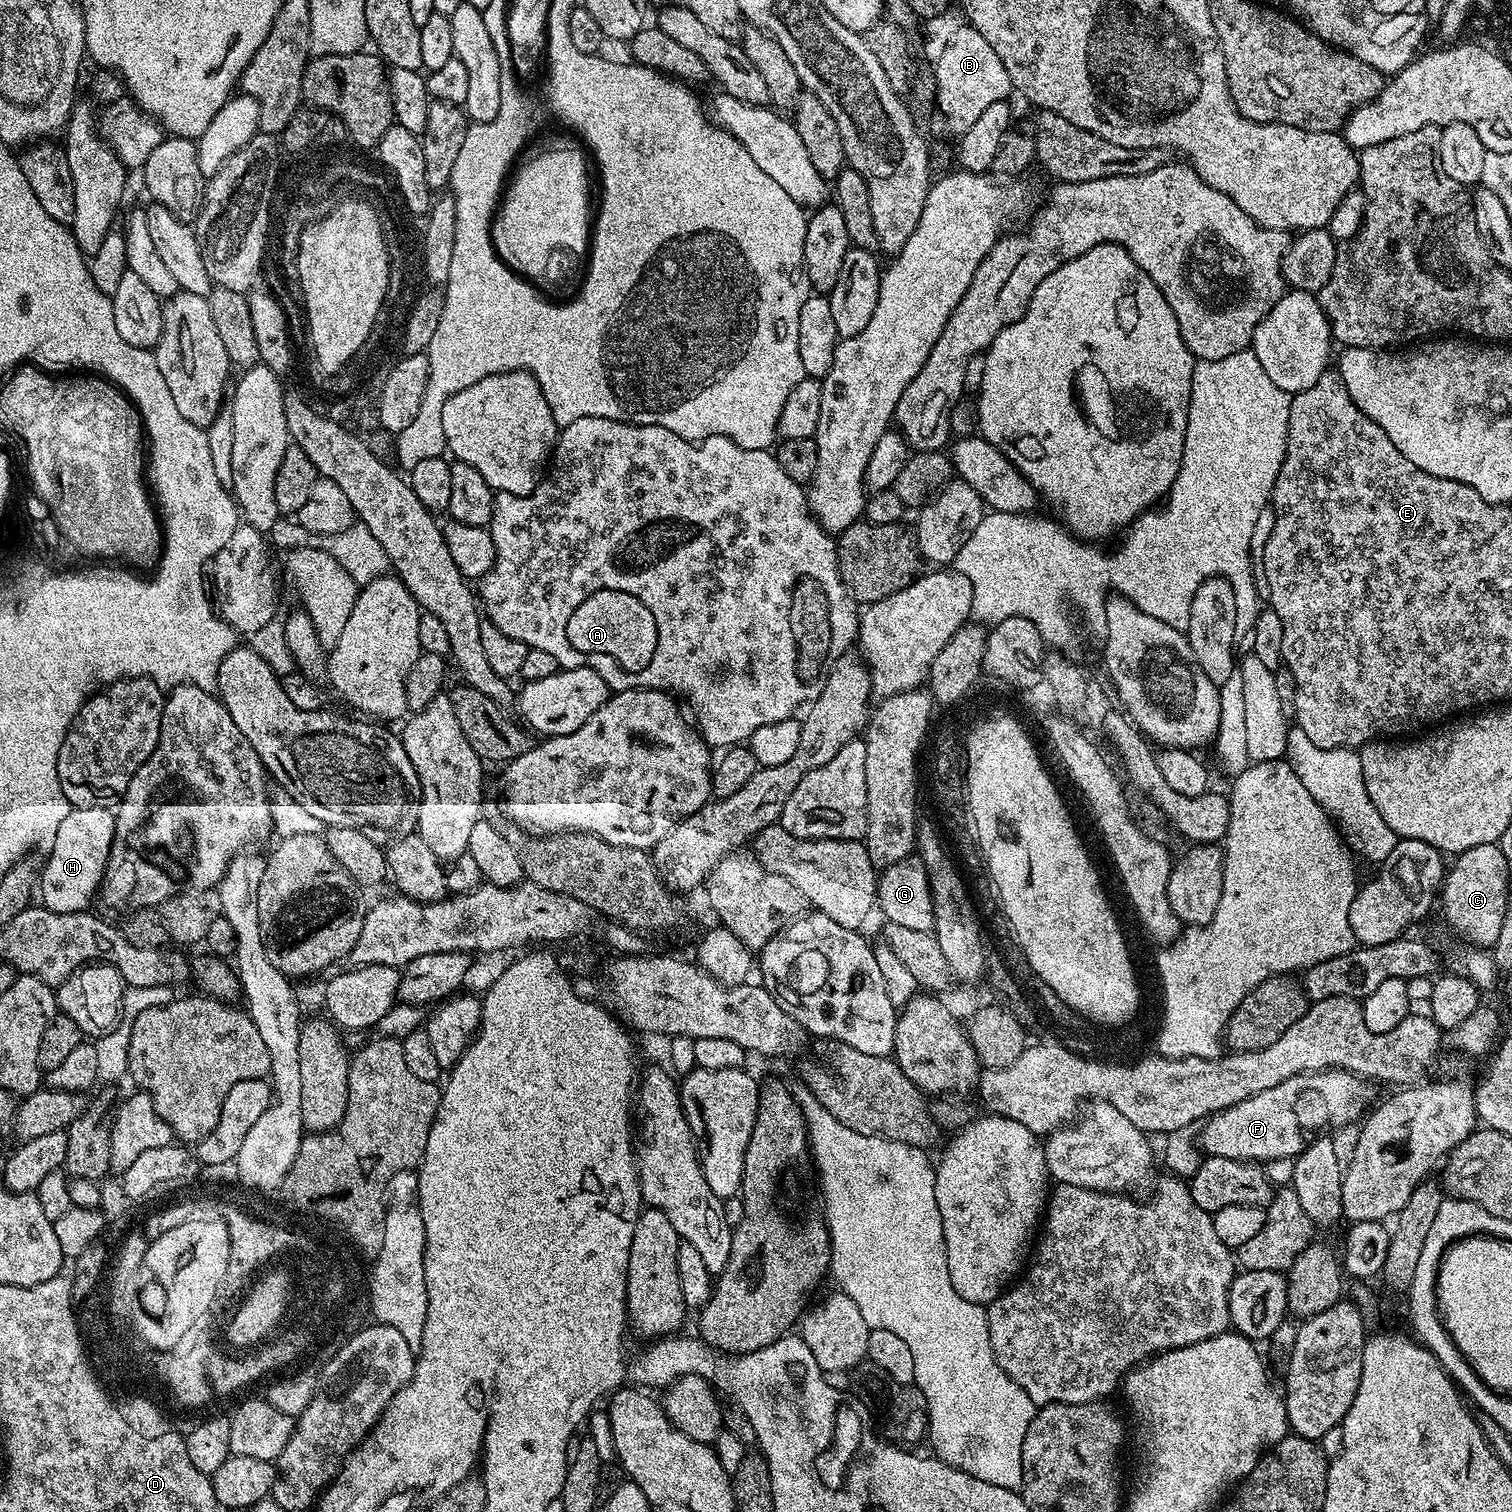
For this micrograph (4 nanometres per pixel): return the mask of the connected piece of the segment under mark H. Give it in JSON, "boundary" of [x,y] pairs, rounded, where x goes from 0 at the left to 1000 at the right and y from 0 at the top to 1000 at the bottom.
{"boundary":[[[69,533],[68,534],[48,534],[46,538],[44,538],[44,542],[42,542],[41,546],[38,546],[38,552],[36,552],[36,557],[34,561],[32,562],[30,564],[30,568],[29,574],[26,575],[25,577],[25,593],[27,595],[28,600],[36,602],[38,604],[49,604],[50,603],[56,603],[59,600],[58,597],[60,595],[63,596],[64,595],[65,591],[66,589],[66,584],[69,582],[69,576],[71,575],[71,565],[74,562],[74,552],[77,550],[77,541],[73,534]]]}

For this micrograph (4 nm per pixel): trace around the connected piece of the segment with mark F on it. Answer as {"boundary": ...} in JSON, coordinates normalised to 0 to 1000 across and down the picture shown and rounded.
{"boundary":[[[878,706],[876,709],[862,709],[860,712],[851,713],[851,716],[845,716],[845,718],[840,718],[840,721],[835,721],[835,724],[829,724],[824,726],[824,729],[819,729],[797,740],[794,754],[792,751],[793,761],[796,765],[808,765],[829,769],[856,766],[861,761],[860,746],[863,746],[865,749],[870,749],[872,746],[889,746],[891,743],[896,744],[905,735],[908,729],[907,722],[902,720],[902,717],[903,718],[903,712],[897,712],[890,706]]]}

